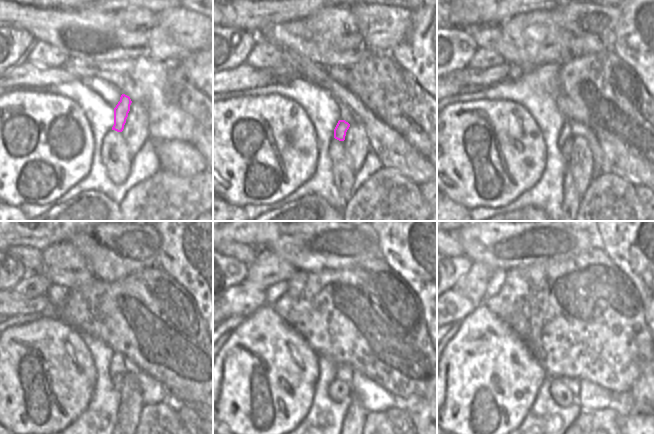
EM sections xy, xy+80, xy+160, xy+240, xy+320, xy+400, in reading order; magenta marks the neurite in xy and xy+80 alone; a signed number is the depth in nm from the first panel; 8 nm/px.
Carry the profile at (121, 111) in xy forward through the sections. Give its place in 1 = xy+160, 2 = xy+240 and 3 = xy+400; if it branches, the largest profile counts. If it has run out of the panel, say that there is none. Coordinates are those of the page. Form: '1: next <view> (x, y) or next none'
1: next xy+160 (565, 140)
2: next xy+240 (117, 368)
3: next xy+400 (563, 390)

